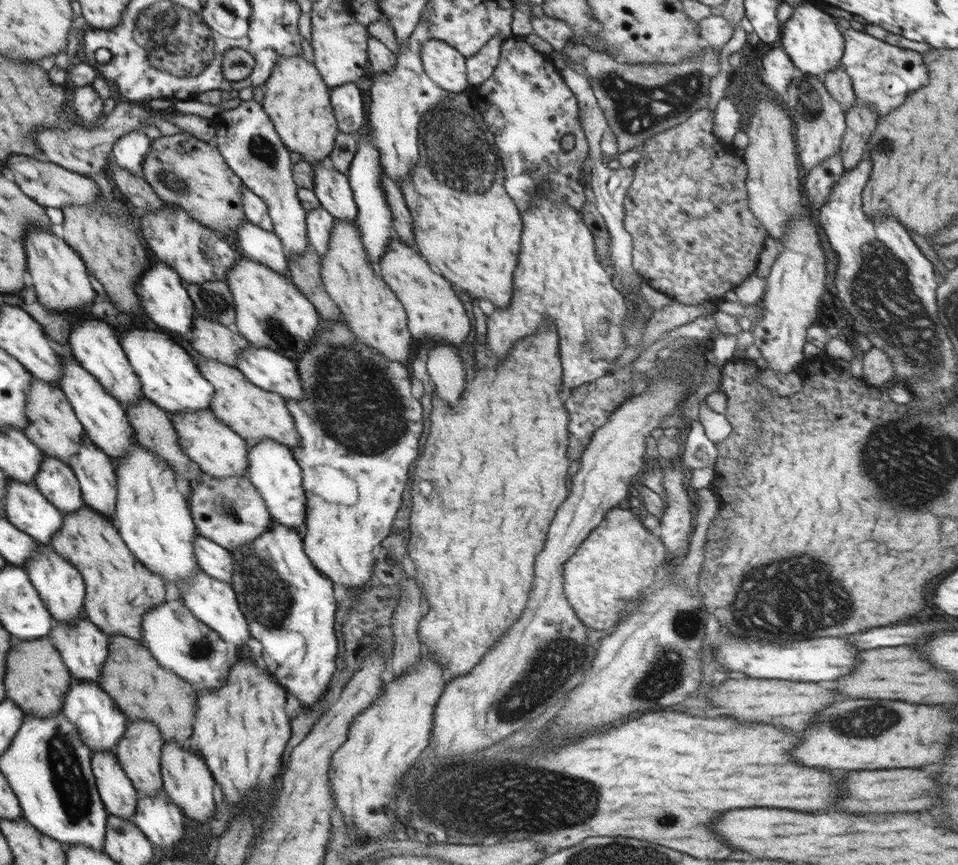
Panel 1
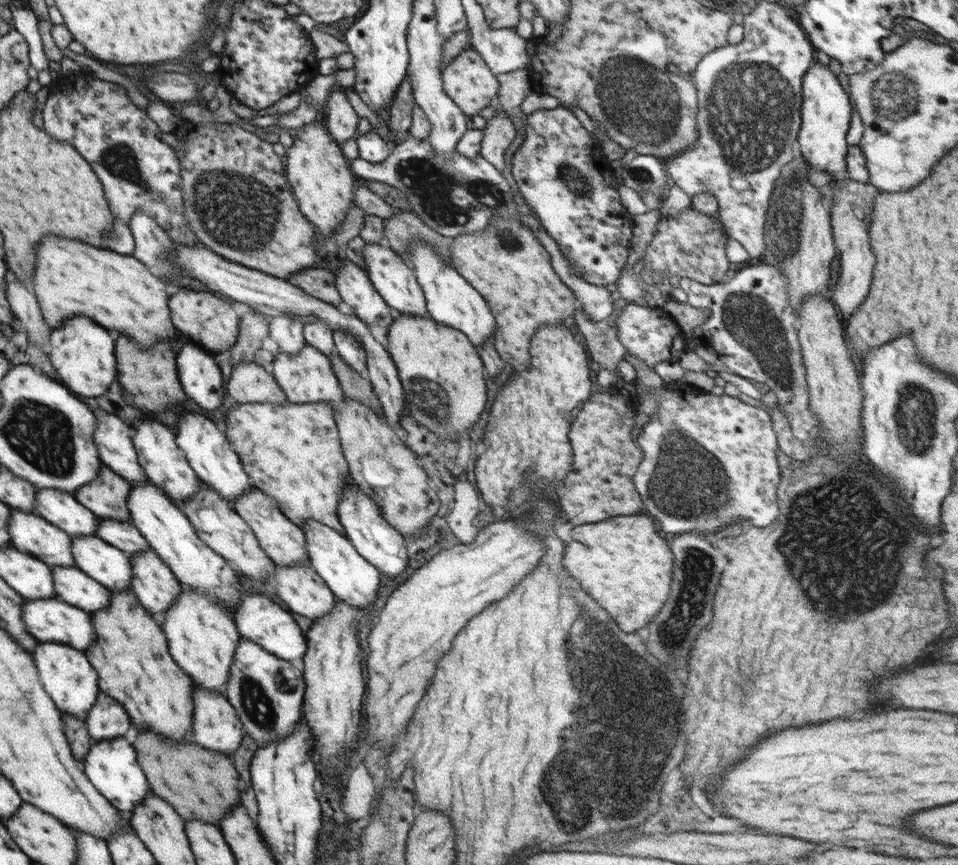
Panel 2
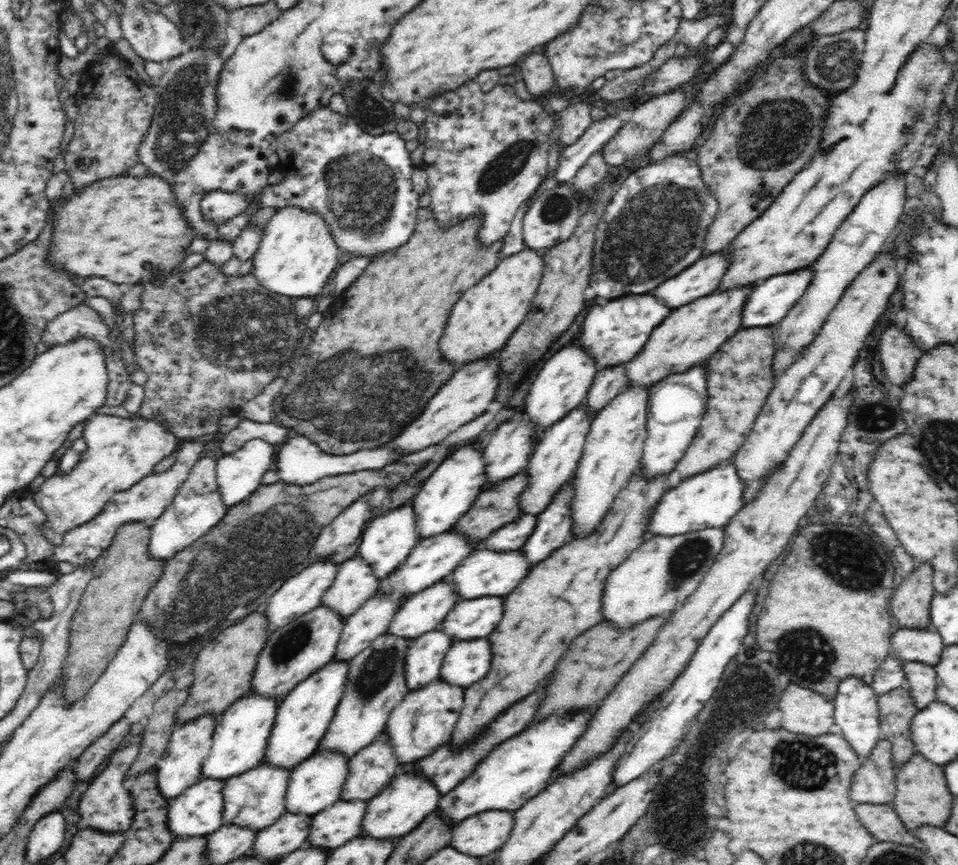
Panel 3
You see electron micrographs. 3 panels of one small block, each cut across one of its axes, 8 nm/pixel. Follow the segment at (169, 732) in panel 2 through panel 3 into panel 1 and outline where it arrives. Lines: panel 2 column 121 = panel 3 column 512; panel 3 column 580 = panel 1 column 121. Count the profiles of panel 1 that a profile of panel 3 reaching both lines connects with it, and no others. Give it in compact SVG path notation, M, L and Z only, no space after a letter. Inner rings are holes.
M84 504L74 512L63 515L62 526L59 531L52 535L51 545L58 551L64 560L72 563L83 575L86 582L87 596L85 613L96 626L108 636L121 634L128 638L138 639L143 643L142 622L144 616L153 606L158 606L165 600L165 582L154 571L148 570L143 563L135 557L135 554L123 541L122 534L114 521L100 514L98 511Z

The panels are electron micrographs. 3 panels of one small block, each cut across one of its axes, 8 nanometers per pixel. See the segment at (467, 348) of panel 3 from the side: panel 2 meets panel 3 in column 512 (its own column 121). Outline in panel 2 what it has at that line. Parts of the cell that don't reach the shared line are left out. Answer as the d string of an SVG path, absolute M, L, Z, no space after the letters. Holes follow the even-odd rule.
M48 236L36 250L36 272L30 287L37 296L43 320L59 327L67 318L86 315L108 330L116 330L147 349L158 341L181 336L171 321L166 281L158 278L140 259L80 240Z

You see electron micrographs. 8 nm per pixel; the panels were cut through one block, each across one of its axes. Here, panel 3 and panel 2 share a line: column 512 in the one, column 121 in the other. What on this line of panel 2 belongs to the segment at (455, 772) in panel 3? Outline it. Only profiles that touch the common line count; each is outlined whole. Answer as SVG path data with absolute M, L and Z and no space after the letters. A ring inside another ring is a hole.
M102 691L98 693L96 704L88 710L84 721L94 742L130 737L133 730L132 720L122 704Z

